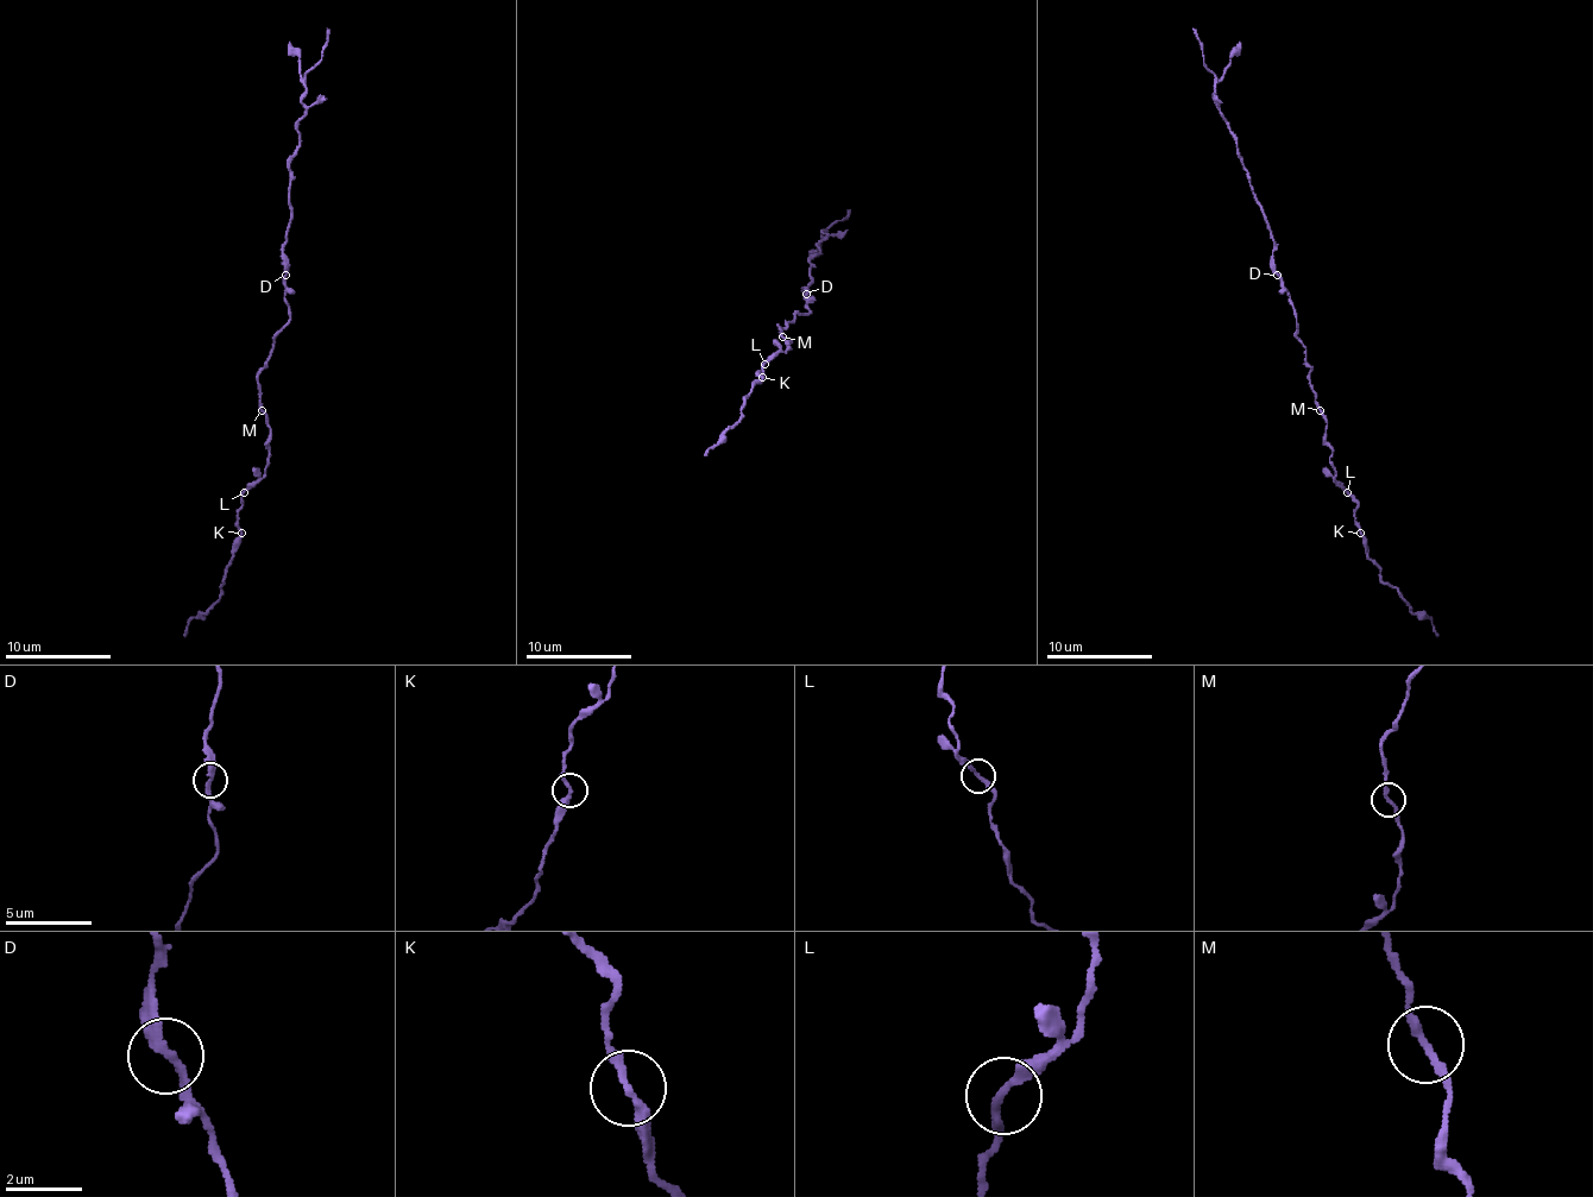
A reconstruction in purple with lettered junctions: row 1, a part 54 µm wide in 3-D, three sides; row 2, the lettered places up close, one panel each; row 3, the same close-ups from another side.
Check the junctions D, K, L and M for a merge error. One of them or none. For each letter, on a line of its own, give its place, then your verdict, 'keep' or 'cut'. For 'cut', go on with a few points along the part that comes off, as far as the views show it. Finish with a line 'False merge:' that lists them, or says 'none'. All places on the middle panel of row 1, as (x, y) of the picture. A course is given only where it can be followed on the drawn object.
D: at (806, 294); keep
K: at (762, 377); keep
L: at (764, 364); keep
M: at (782, 336); keep
False merge: none

